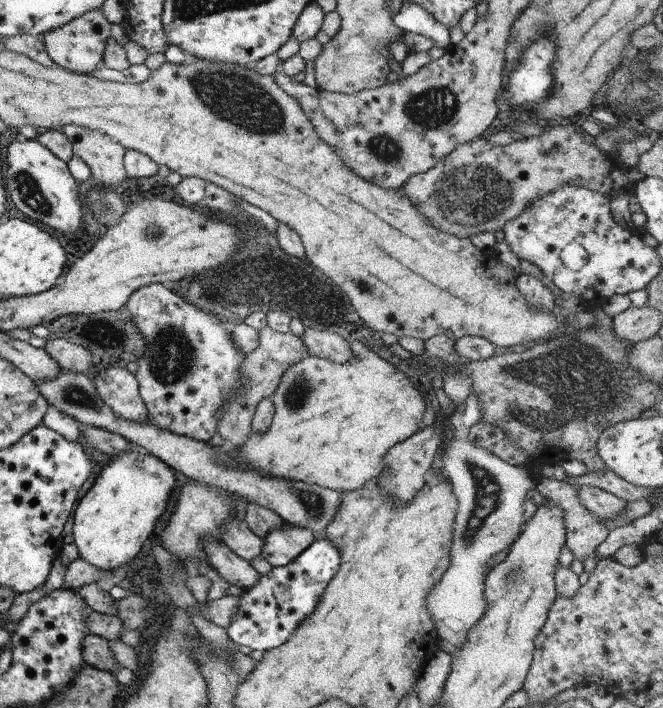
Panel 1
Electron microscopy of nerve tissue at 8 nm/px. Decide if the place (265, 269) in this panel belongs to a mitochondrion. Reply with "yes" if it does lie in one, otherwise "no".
yes

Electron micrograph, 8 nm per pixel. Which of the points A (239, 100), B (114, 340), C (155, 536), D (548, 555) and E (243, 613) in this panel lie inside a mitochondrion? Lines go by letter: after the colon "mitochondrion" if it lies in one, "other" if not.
A: mitochondrion
B: mitochondrion
C: other
D: other
E: other

